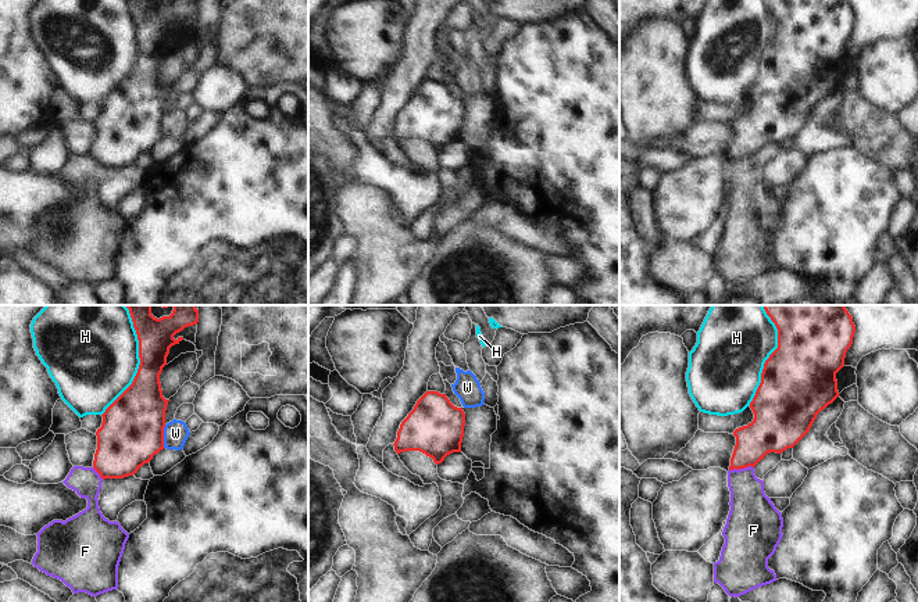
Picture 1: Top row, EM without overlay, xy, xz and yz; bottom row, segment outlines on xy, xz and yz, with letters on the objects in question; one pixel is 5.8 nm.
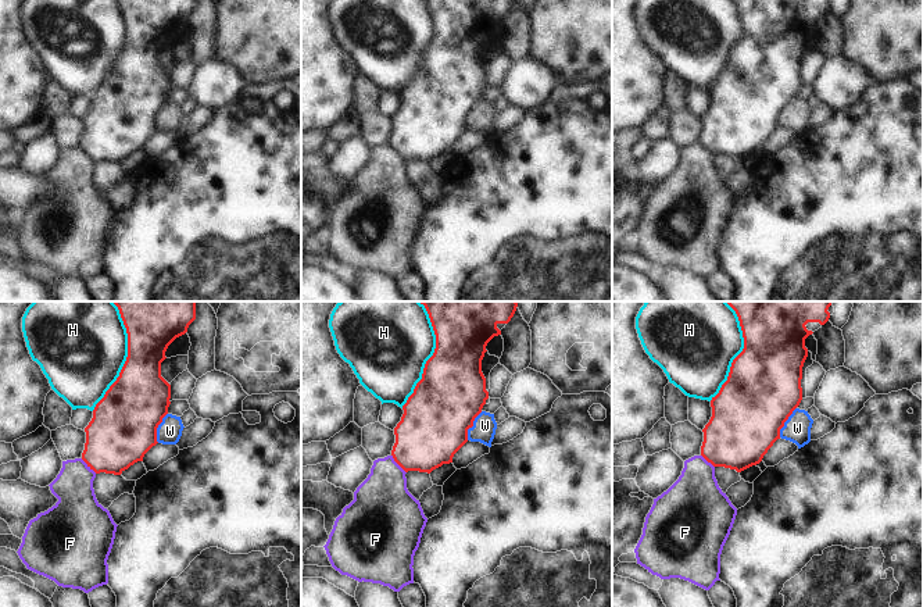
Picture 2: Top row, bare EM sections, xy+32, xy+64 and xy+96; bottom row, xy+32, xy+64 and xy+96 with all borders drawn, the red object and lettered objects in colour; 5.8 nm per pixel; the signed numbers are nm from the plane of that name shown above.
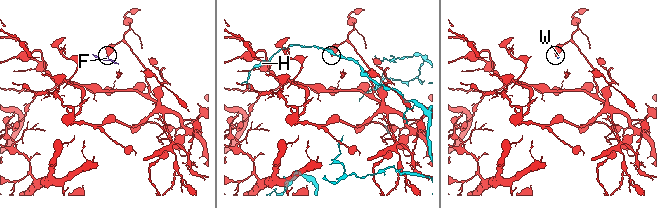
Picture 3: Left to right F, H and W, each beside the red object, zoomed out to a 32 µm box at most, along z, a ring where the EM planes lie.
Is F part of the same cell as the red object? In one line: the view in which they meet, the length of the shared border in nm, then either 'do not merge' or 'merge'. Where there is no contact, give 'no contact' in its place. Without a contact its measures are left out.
meets red in yz; contact 150 nm long; do not merge

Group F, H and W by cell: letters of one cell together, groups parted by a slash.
F / H / W

